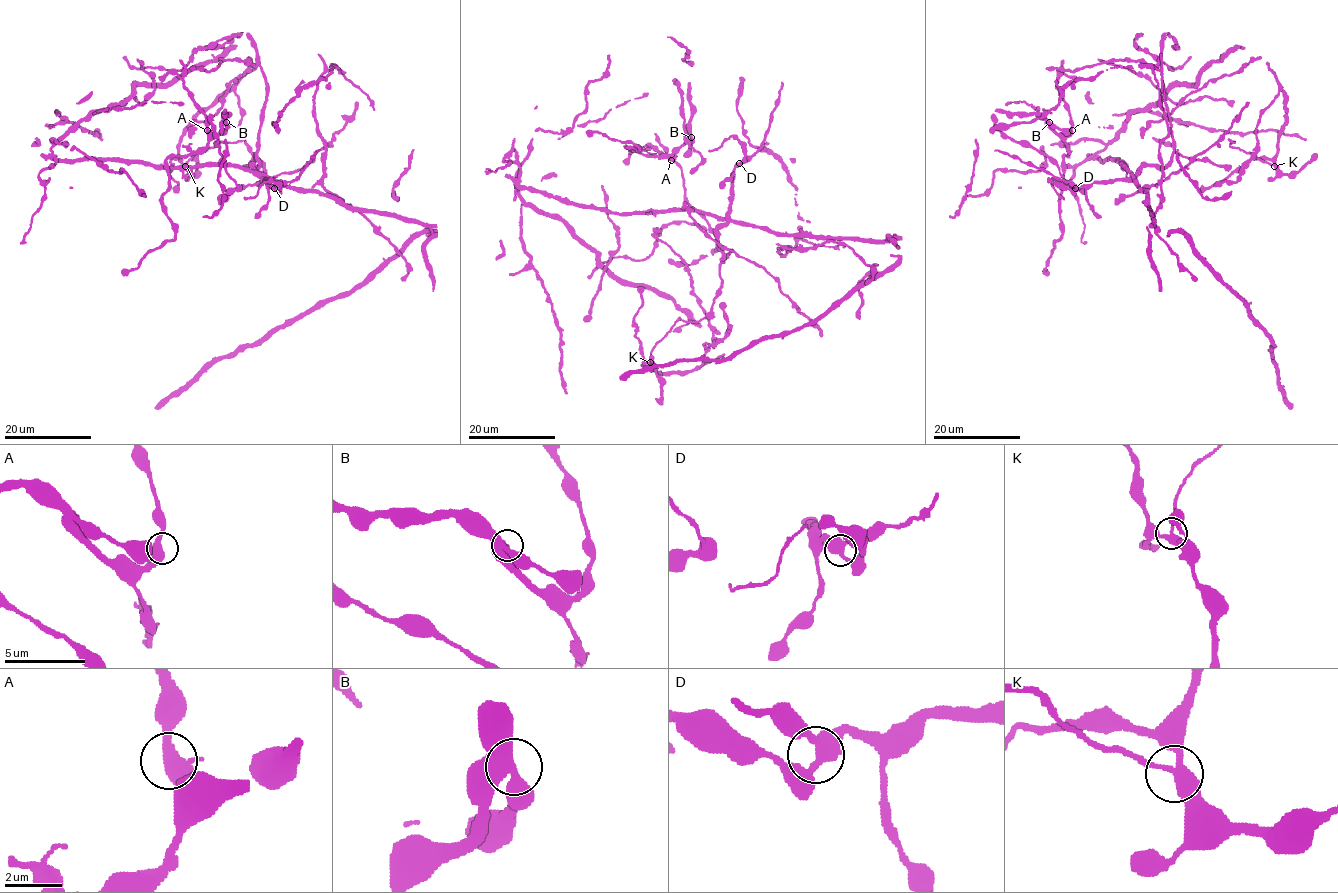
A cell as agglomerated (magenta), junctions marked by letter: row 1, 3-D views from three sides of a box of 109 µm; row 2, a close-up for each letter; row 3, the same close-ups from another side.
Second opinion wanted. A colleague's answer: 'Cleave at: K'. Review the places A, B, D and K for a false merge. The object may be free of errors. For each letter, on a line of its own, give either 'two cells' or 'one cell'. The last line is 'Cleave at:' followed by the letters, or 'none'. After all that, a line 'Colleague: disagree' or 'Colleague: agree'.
A: one cell
B: one cell
D: one cell
K: two cells
Cleave at: K
Colleague: agree

